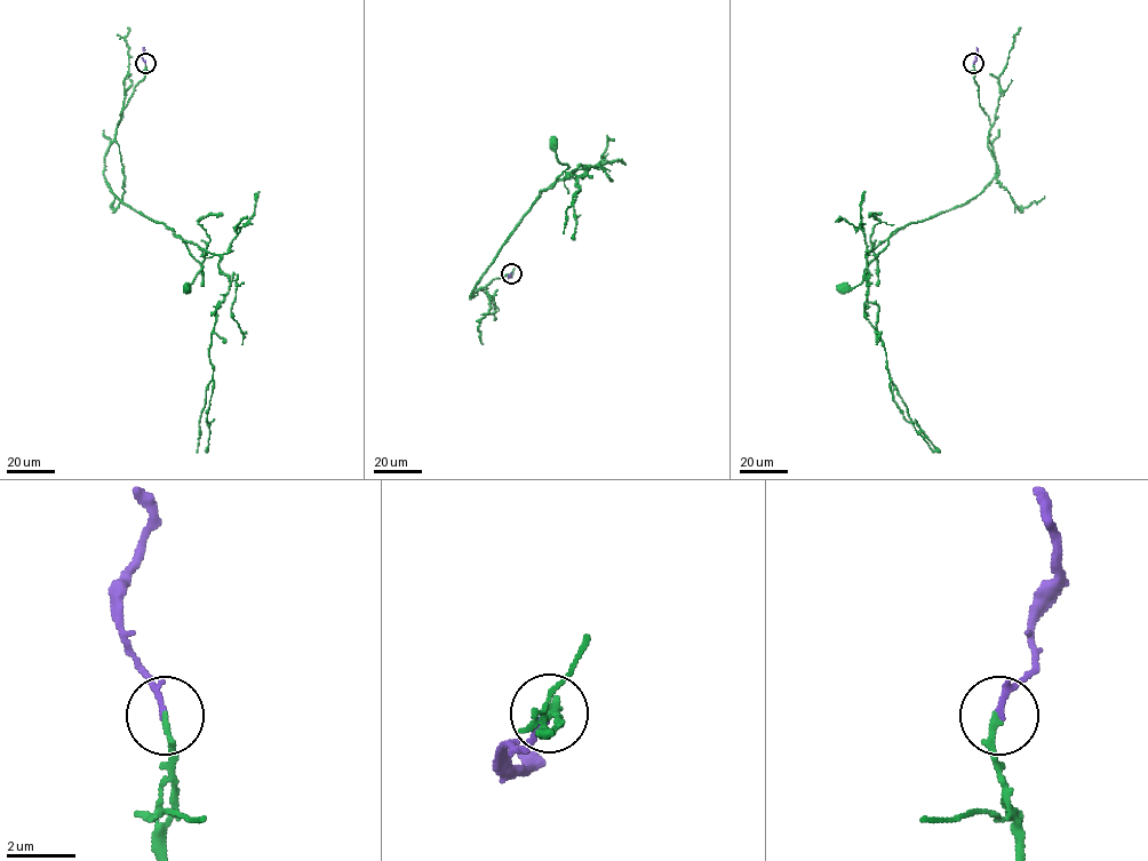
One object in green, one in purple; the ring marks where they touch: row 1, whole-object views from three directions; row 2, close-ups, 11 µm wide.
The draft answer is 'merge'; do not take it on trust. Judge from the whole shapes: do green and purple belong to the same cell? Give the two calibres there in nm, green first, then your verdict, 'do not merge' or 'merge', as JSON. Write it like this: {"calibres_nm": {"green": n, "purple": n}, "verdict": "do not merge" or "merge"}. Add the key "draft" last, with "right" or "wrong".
{"calibres_nm": {"green": 170, "purple": 160}, "verdict": "merge", "draft": "right"}

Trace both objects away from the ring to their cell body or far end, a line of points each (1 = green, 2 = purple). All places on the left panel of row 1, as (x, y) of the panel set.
1: (145, 64), (144, 78), (120, 114), (104, 176), (124, 205), (168, 228), (201, 265), (186, 288)
2: (145, 63), (143, 48)

